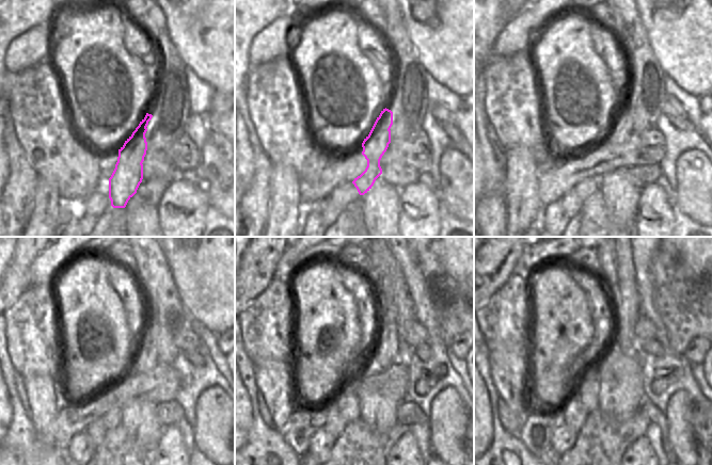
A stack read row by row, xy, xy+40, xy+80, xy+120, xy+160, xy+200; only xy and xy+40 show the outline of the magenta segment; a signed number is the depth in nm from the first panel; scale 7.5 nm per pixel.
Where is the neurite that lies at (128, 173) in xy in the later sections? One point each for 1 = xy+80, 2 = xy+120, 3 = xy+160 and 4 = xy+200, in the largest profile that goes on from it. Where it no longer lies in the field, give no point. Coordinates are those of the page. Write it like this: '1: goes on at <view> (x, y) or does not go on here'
1: goes on at xy+80 (622, 125)
2: goes on at xy+120 (145, 356)
3: goes on at xy+160 (386, 335)
4: goes on at xy+200 (615, 258)

